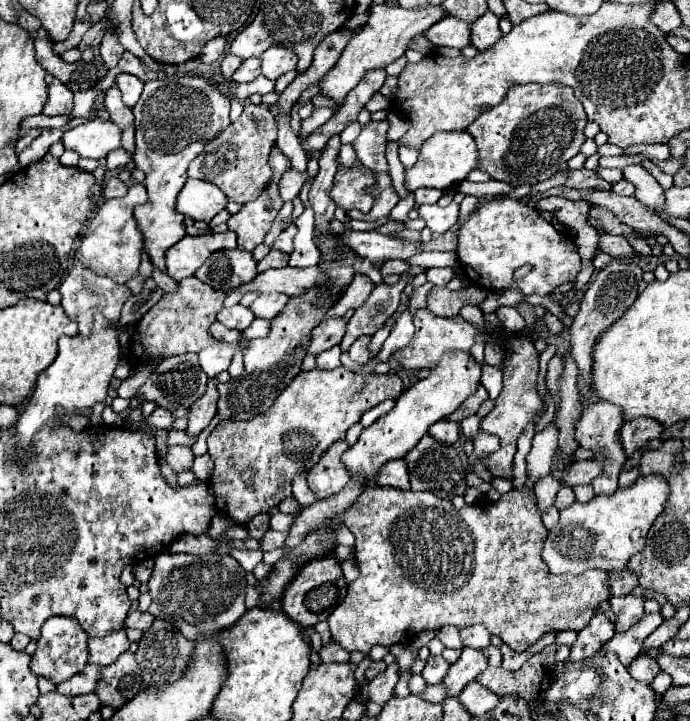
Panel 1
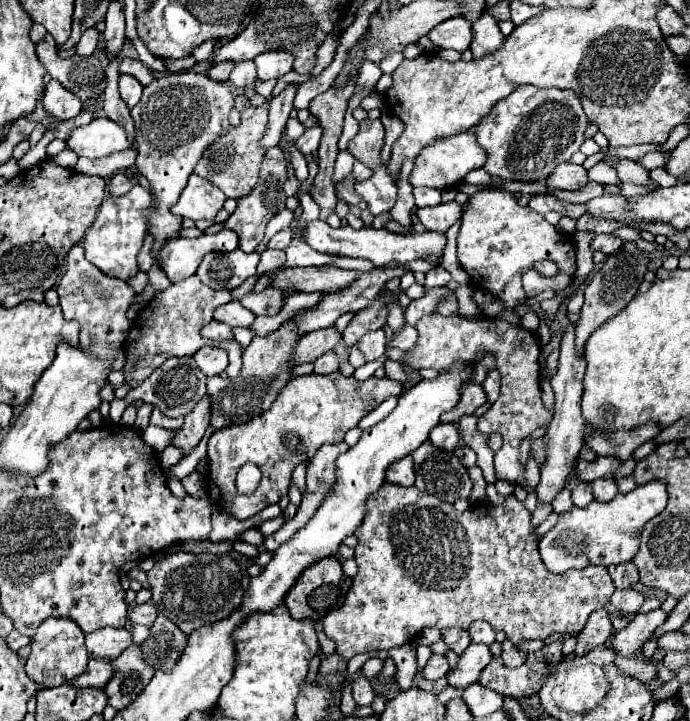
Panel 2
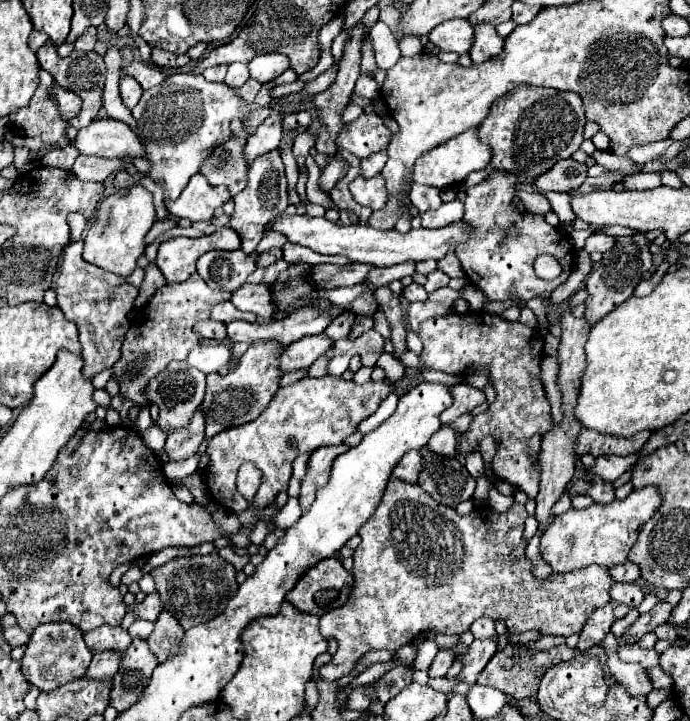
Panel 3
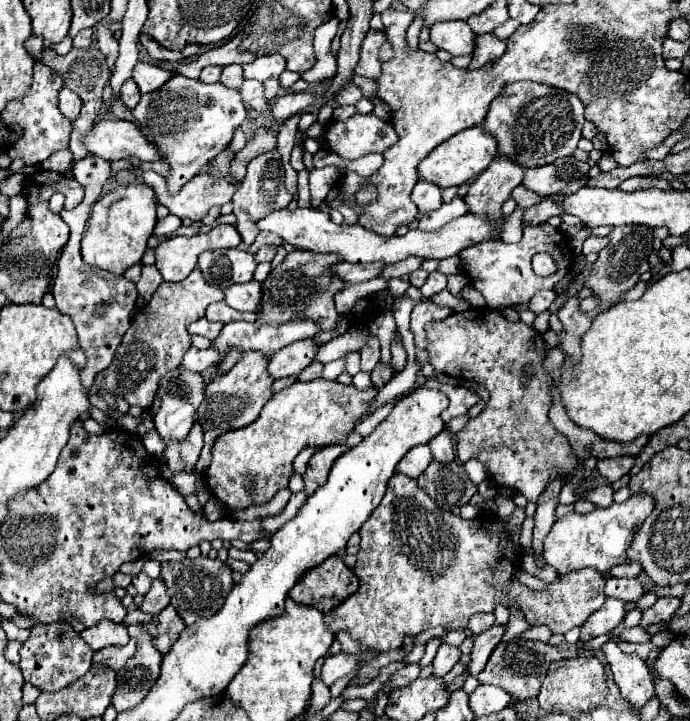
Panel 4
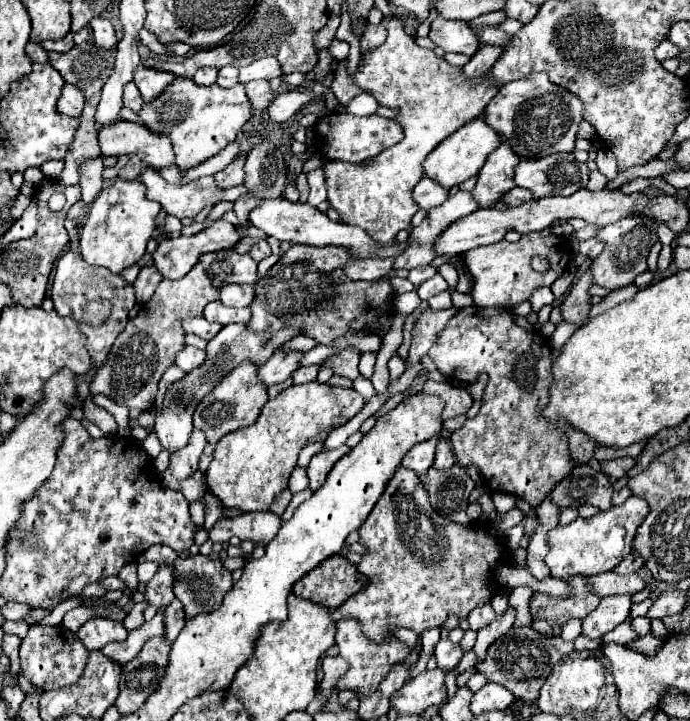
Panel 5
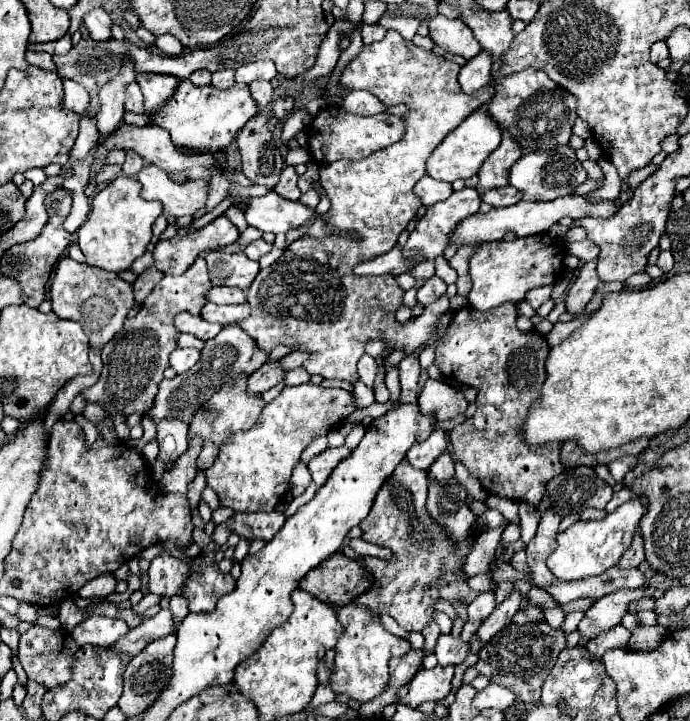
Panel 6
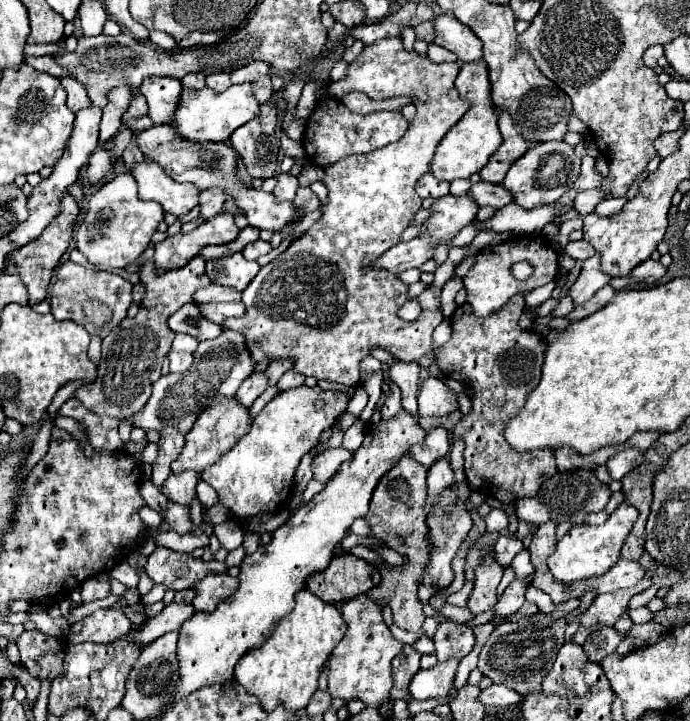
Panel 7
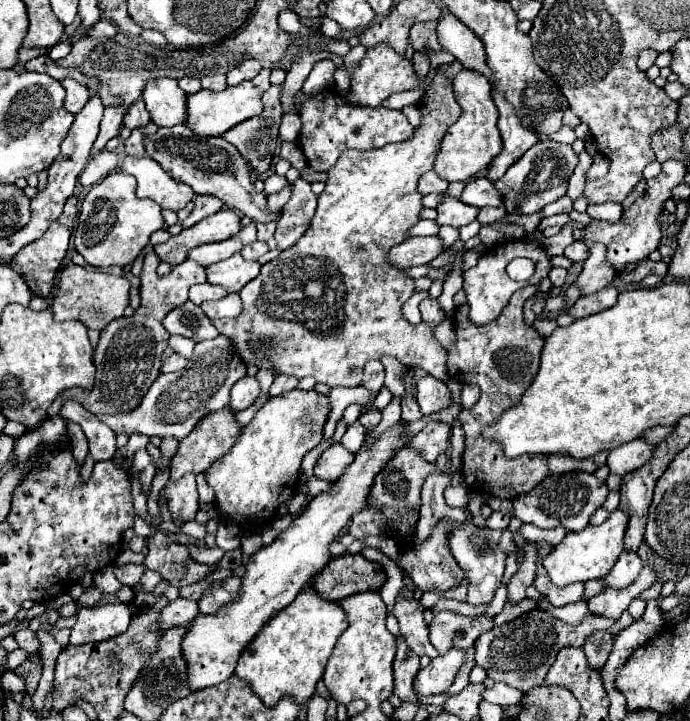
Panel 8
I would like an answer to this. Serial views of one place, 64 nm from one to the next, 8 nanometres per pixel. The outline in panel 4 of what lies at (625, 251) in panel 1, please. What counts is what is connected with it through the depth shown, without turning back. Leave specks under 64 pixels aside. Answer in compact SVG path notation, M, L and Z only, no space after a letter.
M590 236L584 240L584 248L582 254L590 254L590 252L600 252L604 246L608 244L608 238L598 238L598 236Z

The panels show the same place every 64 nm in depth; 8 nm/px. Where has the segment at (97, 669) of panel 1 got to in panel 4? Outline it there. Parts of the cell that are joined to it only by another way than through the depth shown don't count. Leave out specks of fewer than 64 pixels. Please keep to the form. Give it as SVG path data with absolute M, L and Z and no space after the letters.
M130 638L126 646L106 646L94 654L94 662L104 662L112 670L120 670L136 652L136 640Z

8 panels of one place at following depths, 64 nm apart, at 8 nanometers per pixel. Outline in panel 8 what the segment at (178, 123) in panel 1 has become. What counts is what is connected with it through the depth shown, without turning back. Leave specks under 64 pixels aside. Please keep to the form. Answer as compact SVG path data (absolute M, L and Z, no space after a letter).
M240 82L238 86L228 86L222 92L210 92L210 90L200 90L196 94L188 94L188 120L186 126L190 126L196 134L206 134L206 136L220 136L224 134L230 126L261 114L264 104L260 97L258 88L252 82Z

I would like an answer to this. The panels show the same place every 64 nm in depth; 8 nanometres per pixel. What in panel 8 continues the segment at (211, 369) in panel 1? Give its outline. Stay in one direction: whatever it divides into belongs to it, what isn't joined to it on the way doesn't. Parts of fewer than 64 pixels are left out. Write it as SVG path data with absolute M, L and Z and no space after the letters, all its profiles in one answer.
M172 354L170 358L166 358L166 360L162 362L160 372L162 372L162 374L168 374L168 372L178 372L178 370L182 370L184 366L186 366L186 360L184 360L182 356L178 356L178 354Z

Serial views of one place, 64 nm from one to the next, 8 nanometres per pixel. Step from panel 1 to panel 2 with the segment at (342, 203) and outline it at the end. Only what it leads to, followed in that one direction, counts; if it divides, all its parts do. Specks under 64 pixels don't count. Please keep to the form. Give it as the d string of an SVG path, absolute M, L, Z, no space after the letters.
M348 176L348 178L344 178L342 182L338 182L338 186L336 186L336 194L338 194L338 198L342 198L344 202L348 202L350 206L360 206L362 210L366 208L366 204L364 204L364 200L360 200L358 198L358 194L354 192L354 178L352 176Z

